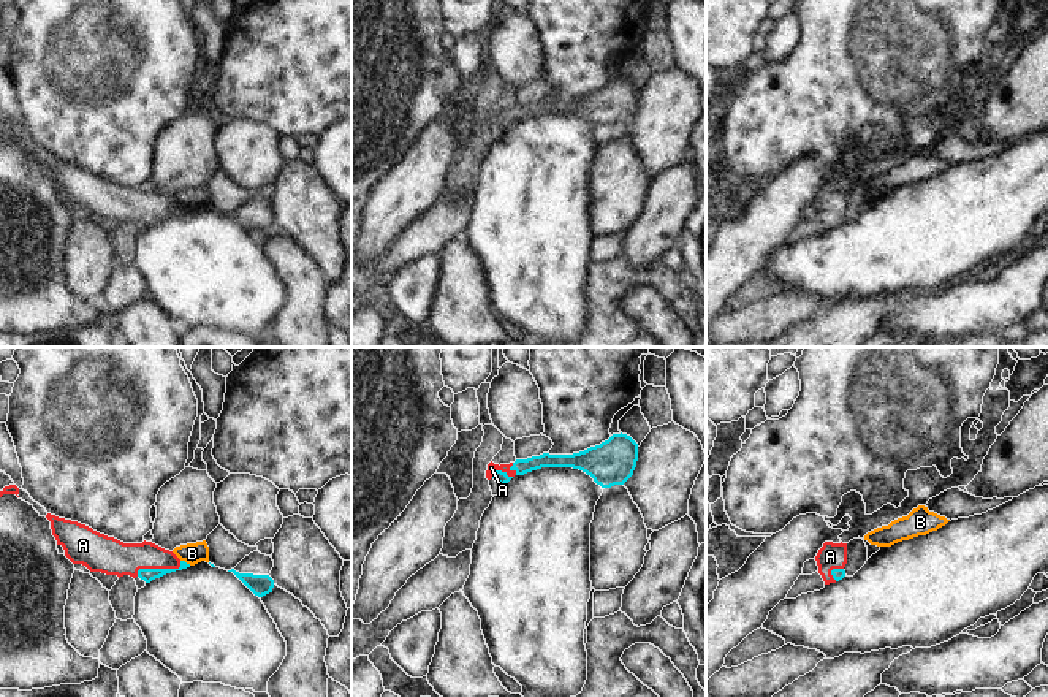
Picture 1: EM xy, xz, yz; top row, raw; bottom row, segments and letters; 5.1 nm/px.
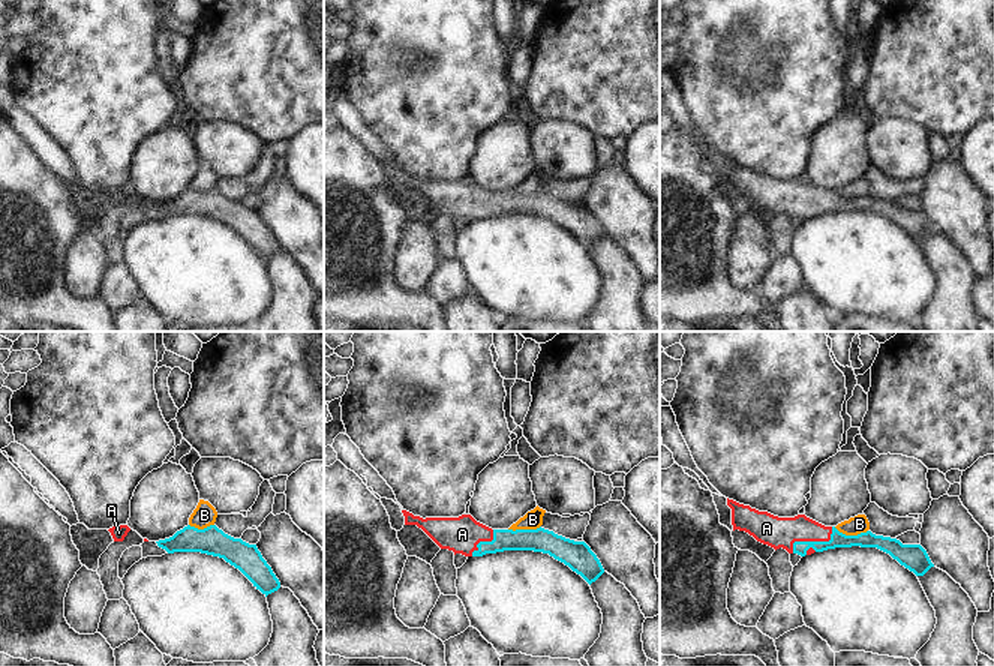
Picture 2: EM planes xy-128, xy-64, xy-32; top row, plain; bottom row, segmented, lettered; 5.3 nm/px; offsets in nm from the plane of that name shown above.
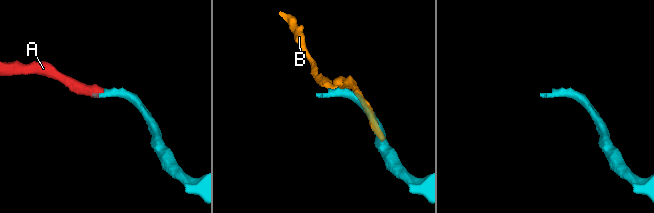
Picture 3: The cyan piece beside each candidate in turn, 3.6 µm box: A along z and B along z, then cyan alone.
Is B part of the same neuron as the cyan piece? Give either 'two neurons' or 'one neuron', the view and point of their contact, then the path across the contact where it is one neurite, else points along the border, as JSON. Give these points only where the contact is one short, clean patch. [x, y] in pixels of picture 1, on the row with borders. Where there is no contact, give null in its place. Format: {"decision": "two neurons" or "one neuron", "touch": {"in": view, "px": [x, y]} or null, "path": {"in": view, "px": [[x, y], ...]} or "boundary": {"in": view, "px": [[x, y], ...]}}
{"decision": "two neurons", "touch": {"in": "xy", "px": [184, 561]}, "boundary": {"in": "xy", "px": [[181, 559], [190, 564]]}}

